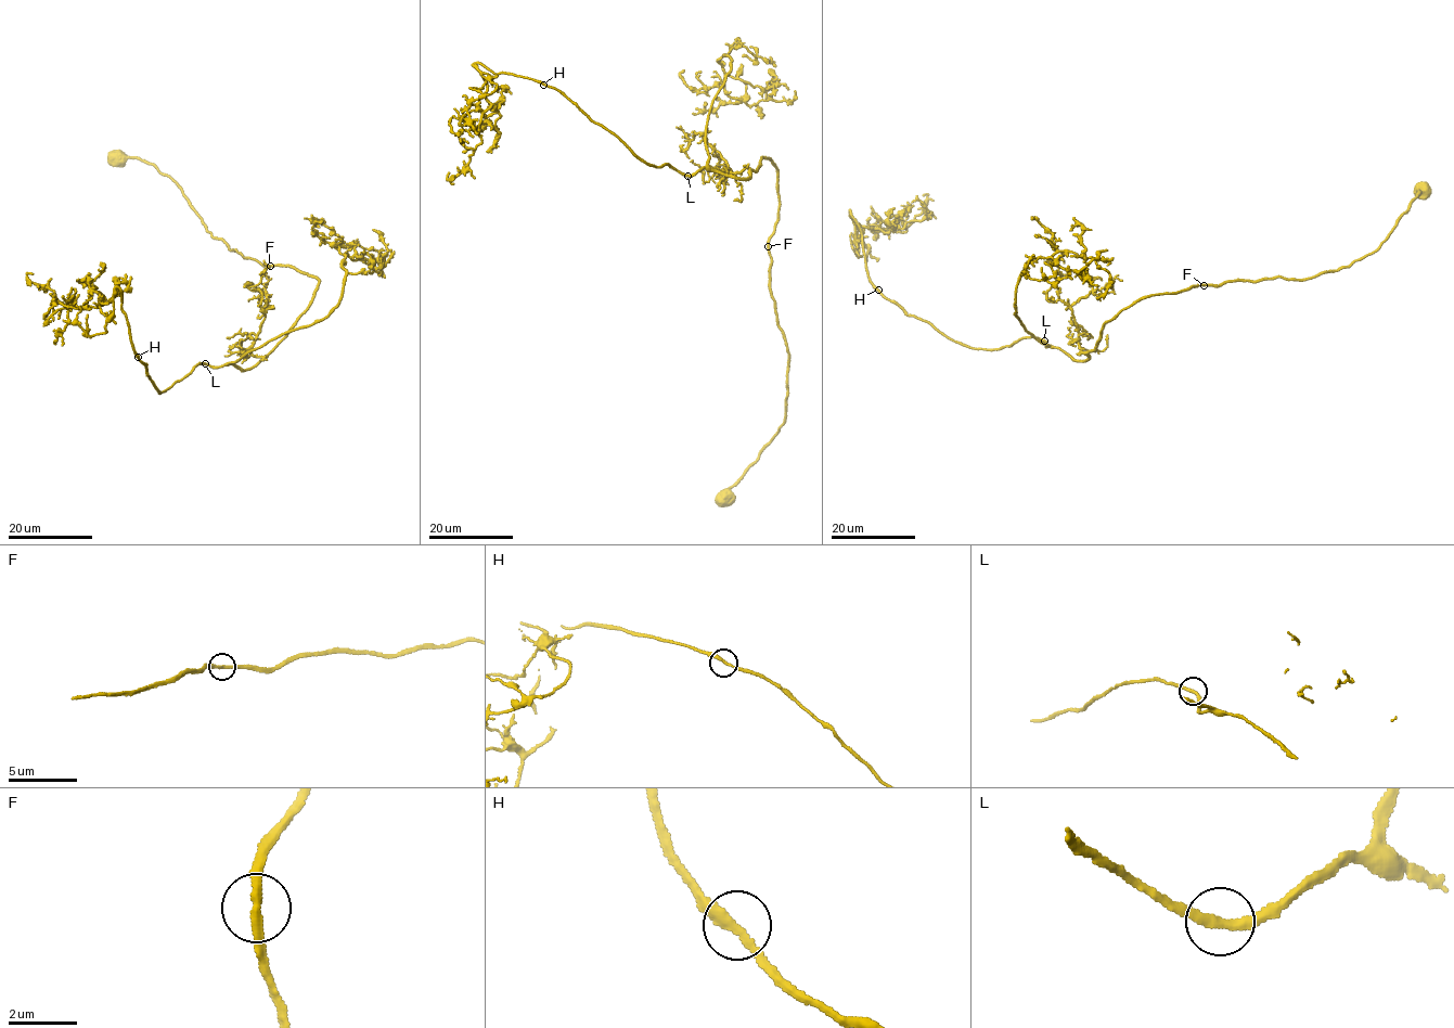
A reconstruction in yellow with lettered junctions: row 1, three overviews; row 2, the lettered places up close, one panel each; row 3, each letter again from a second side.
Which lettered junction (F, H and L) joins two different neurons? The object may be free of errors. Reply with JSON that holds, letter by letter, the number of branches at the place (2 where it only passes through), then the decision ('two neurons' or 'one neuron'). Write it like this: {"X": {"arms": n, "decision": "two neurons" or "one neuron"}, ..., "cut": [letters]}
{"F": {"arms": 2, "decision": "one neuron"}, "H": {"arms": 2, "decision": "one neuron"}, "L": {"arms": 2, "decision": "one neuron"}, "cut": []}

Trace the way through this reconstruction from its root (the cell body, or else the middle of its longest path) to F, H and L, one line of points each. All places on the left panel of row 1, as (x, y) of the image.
F: (249, 368), (269, 355), (307, 310), (319, 282), (316, 277), (290, 266), (269, 266)
H: (249, 368), (240, 370), (231, 363), (214, 367), (198, 363), (161, 394), (138, 356)
L: (249, 368), (240, 370), (231, 363), (211, 367), (205, 363)

